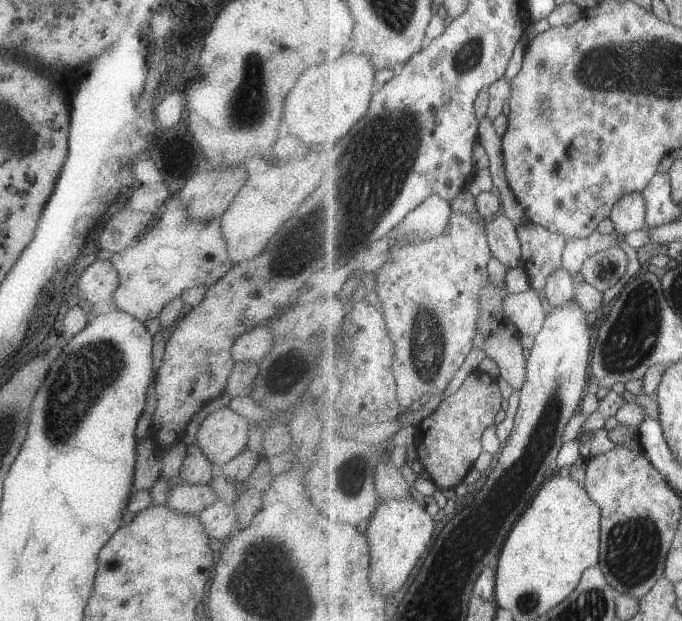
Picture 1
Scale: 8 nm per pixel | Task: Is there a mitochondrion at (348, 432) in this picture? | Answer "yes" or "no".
no

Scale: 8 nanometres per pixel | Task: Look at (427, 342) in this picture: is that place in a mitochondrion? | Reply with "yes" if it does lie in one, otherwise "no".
yes

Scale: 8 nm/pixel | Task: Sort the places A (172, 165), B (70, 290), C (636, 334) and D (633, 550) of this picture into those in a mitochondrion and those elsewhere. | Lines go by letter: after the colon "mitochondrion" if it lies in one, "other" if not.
A: other
B: other
C: mitochondrion
D: mitochondrion

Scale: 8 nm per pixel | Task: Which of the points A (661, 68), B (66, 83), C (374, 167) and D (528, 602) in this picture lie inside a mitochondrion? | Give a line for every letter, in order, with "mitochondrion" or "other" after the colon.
A: mitochondrion
B: other
C: mitochondrion
D: mitochondrion

